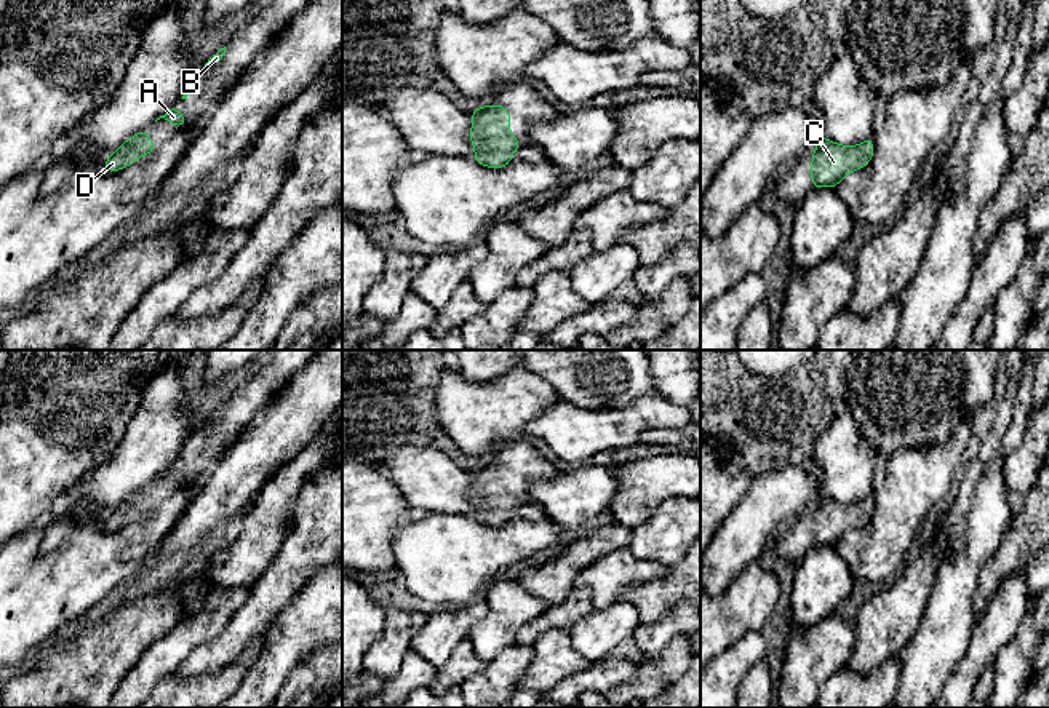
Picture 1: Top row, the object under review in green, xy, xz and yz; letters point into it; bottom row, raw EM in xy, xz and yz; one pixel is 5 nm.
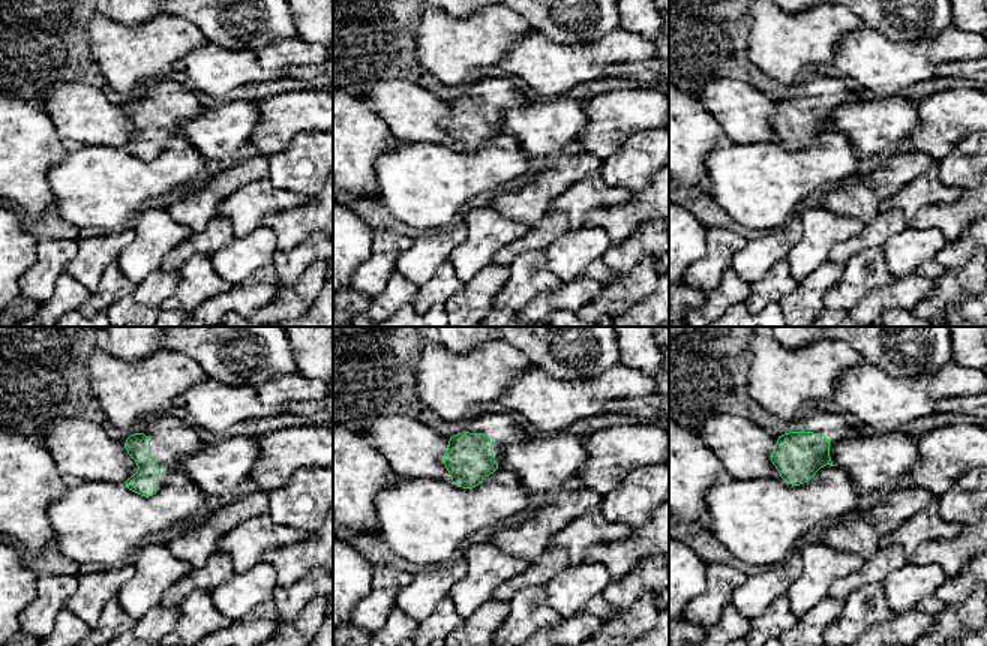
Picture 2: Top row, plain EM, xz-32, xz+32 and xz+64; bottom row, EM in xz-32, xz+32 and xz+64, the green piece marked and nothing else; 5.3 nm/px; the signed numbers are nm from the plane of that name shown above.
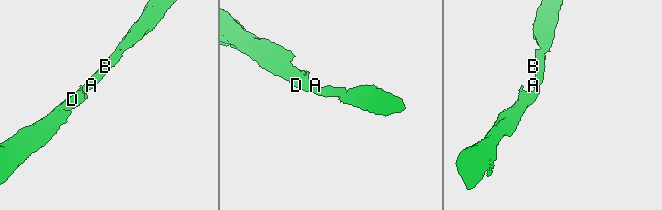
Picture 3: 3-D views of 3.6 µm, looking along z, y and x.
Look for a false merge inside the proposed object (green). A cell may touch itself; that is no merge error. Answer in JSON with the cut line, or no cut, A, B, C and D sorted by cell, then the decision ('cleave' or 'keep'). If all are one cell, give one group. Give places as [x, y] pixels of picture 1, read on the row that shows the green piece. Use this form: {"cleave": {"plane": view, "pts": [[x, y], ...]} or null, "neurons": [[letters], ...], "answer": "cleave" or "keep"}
{"cleave": null, "neurons": [["A", "B", "C", "D"]], "answer": "keep"}

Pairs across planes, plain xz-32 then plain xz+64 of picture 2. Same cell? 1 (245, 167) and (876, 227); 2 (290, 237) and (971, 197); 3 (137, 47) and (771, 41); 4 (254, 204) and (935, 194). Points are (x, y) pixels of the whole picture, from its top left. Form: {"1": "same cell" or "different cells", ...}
{"1": "different cells", "2": "same cell", "3": "same cell", "4": "same cell"}

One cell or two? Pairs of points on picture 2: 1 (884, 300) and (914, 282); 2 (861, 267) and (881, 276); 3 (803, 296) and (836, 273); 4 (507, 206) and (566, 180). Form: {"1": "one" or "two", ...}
{"1": "one", "2": "one", "3": "one", "4": "one"}

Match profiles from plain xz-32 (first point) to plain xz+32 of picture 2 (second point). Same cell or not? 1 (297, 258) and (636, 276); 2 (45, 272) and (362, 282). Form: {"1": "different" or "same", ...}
{"1": "different", "2": "same"}

